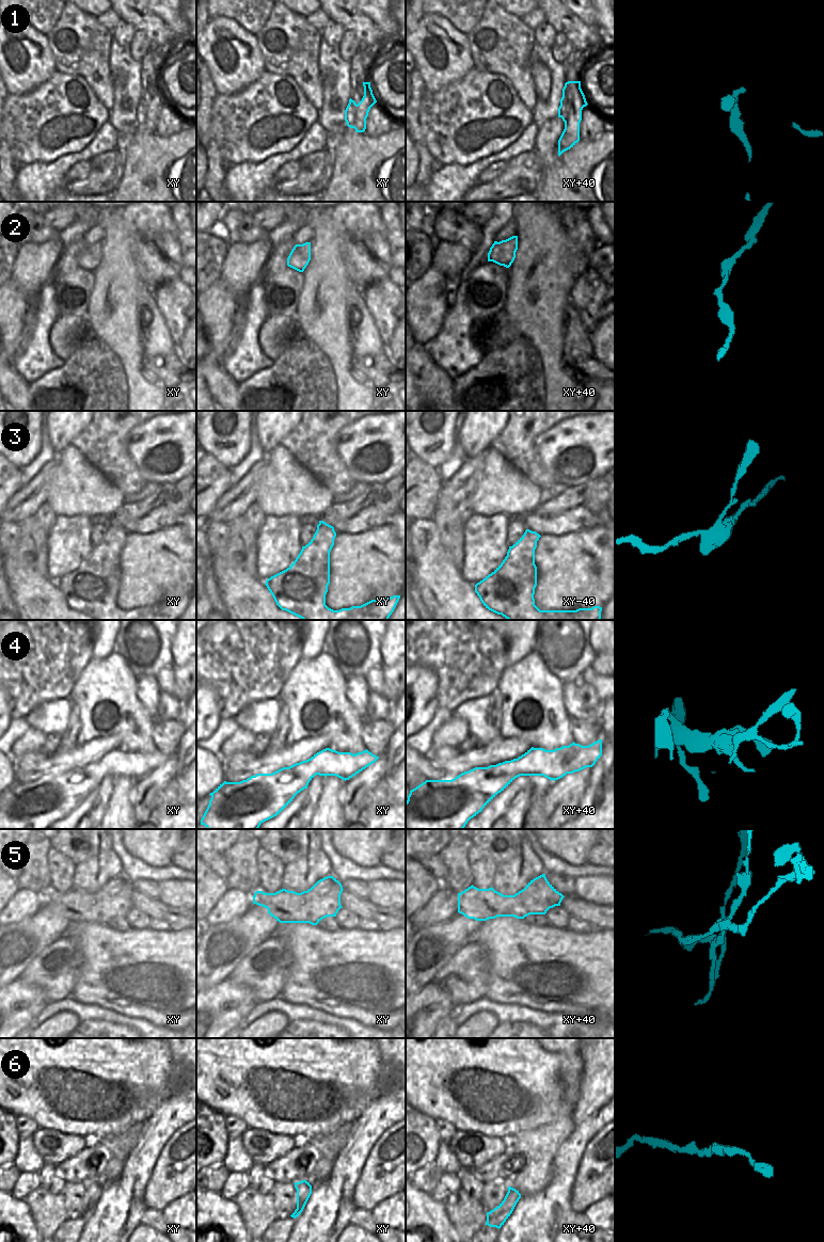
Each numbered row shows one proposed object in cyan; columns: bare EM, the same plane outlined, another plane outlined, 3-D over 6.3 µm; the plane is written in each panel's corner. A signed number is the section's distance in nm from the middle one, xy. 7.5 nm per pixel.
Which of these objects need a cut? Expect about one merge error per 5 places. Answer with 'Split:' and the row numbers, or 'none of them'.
Split: 1, 5

